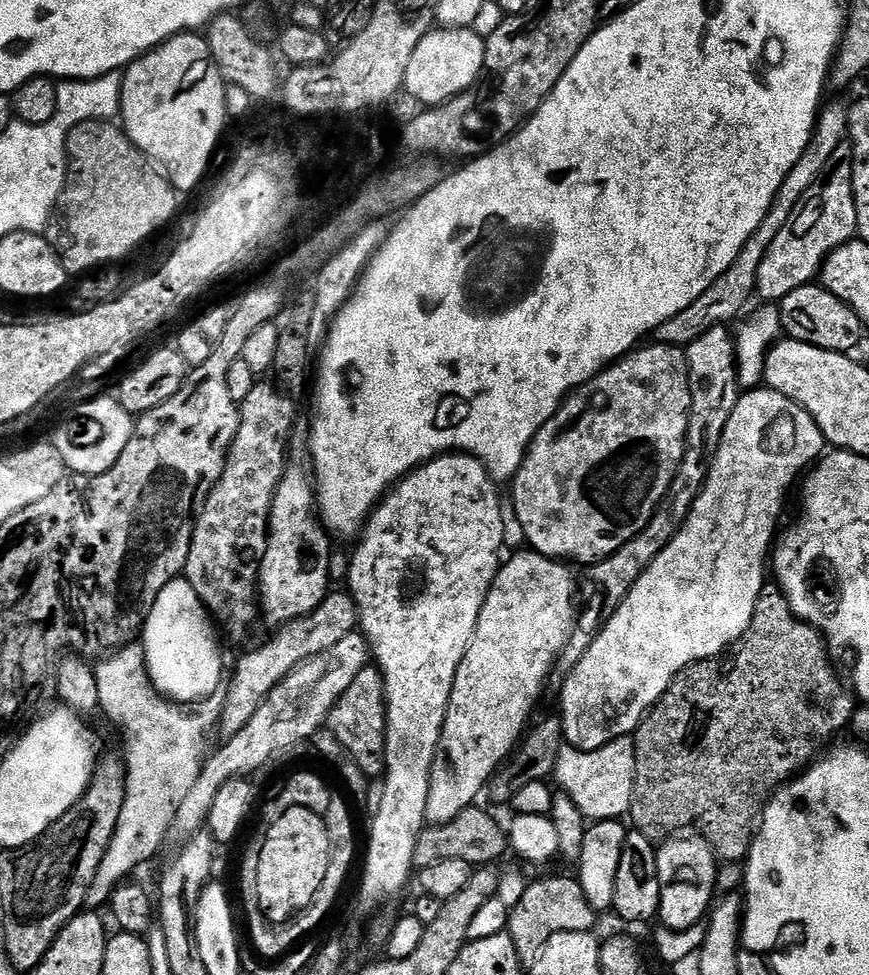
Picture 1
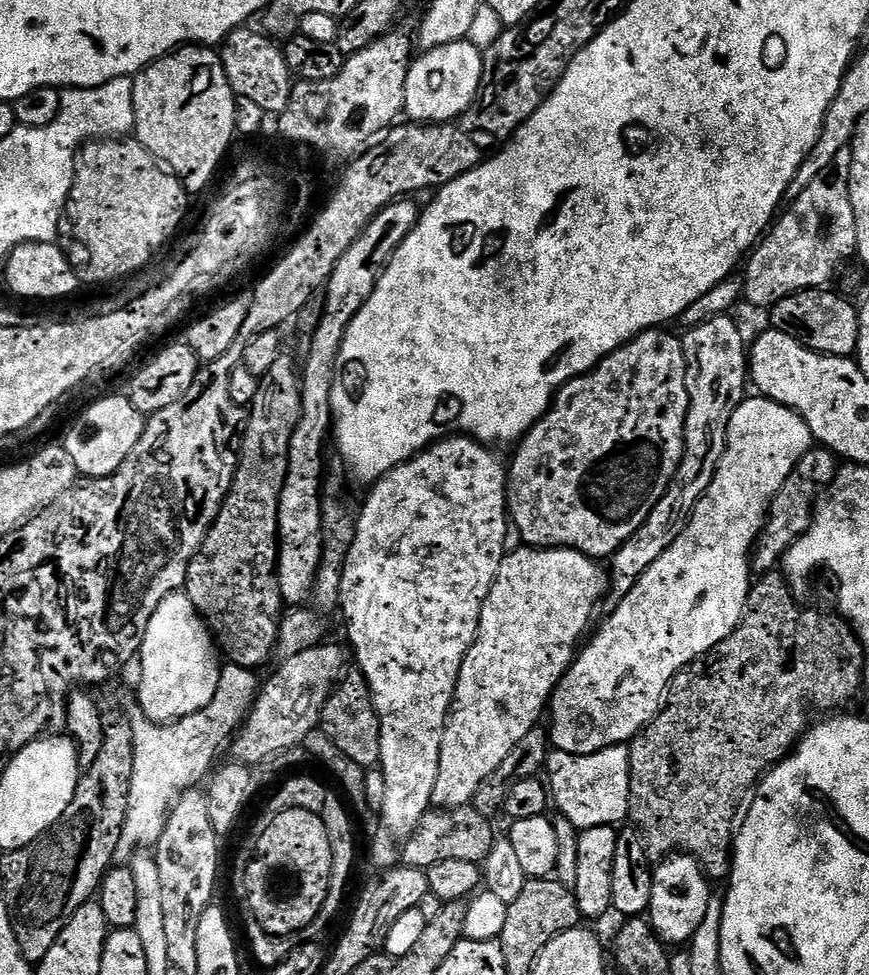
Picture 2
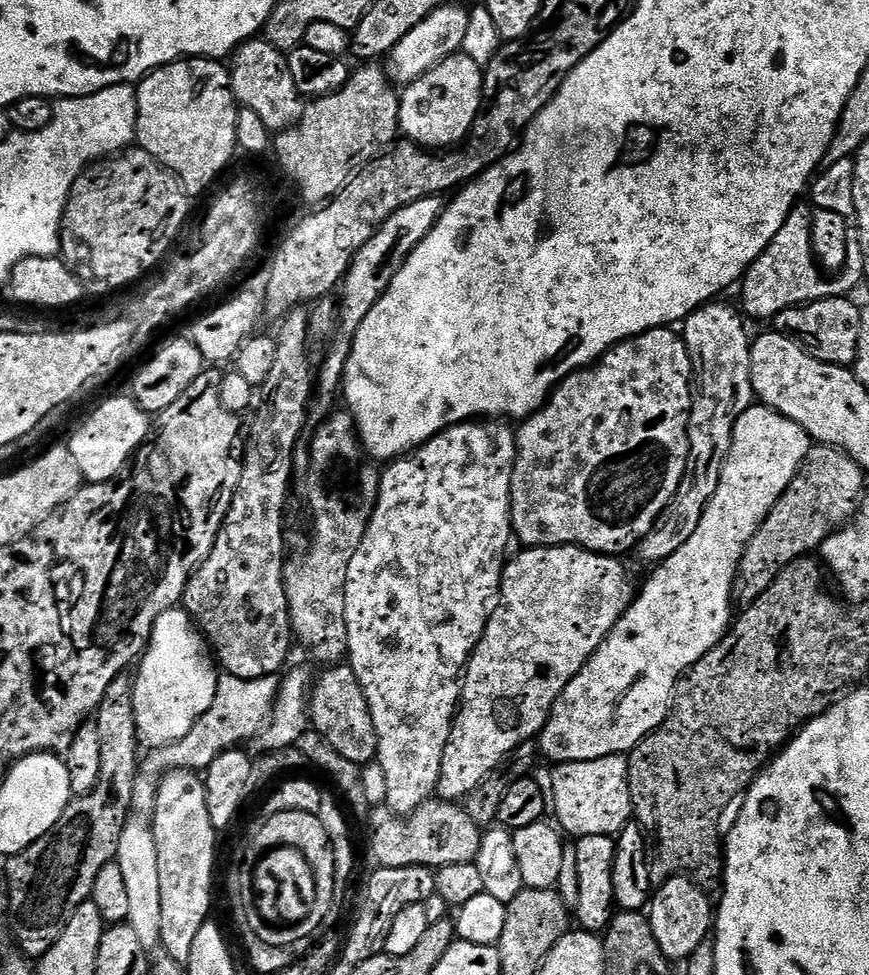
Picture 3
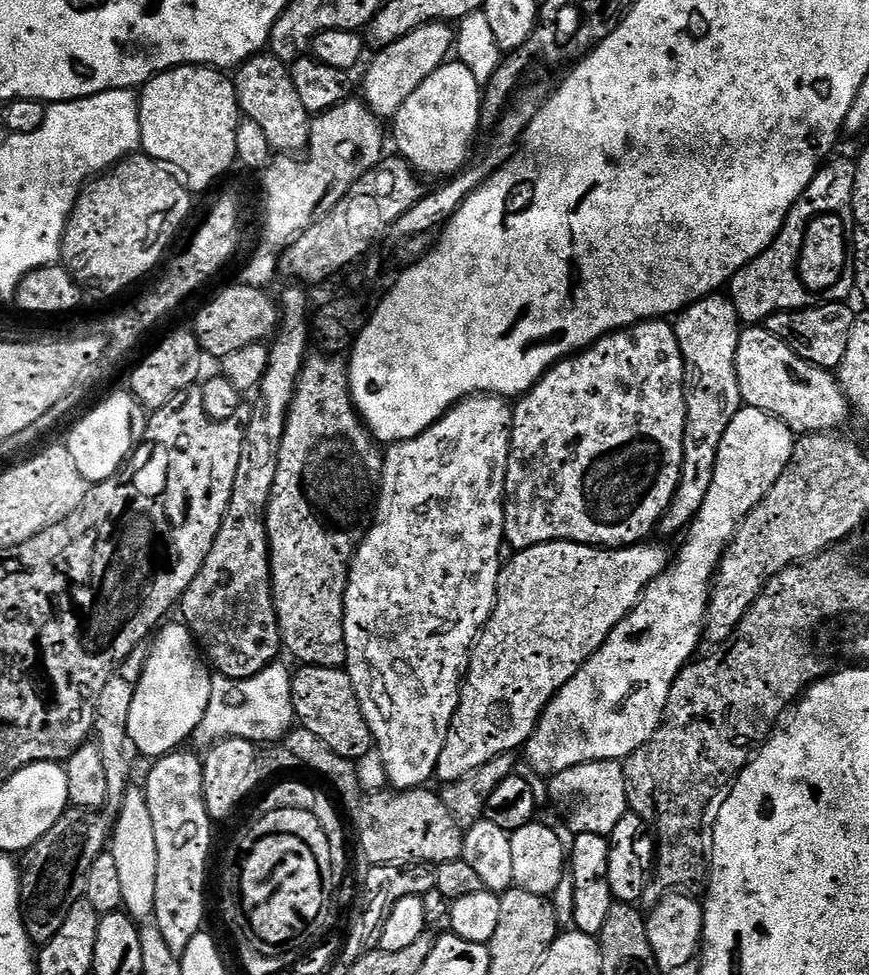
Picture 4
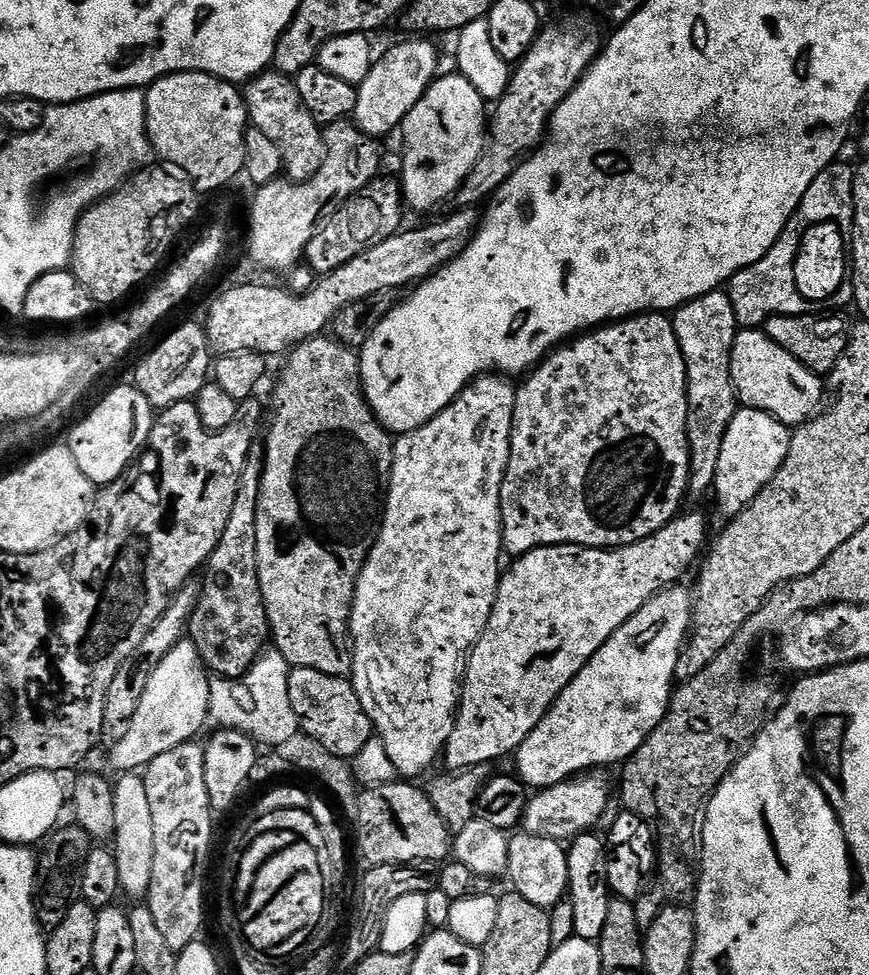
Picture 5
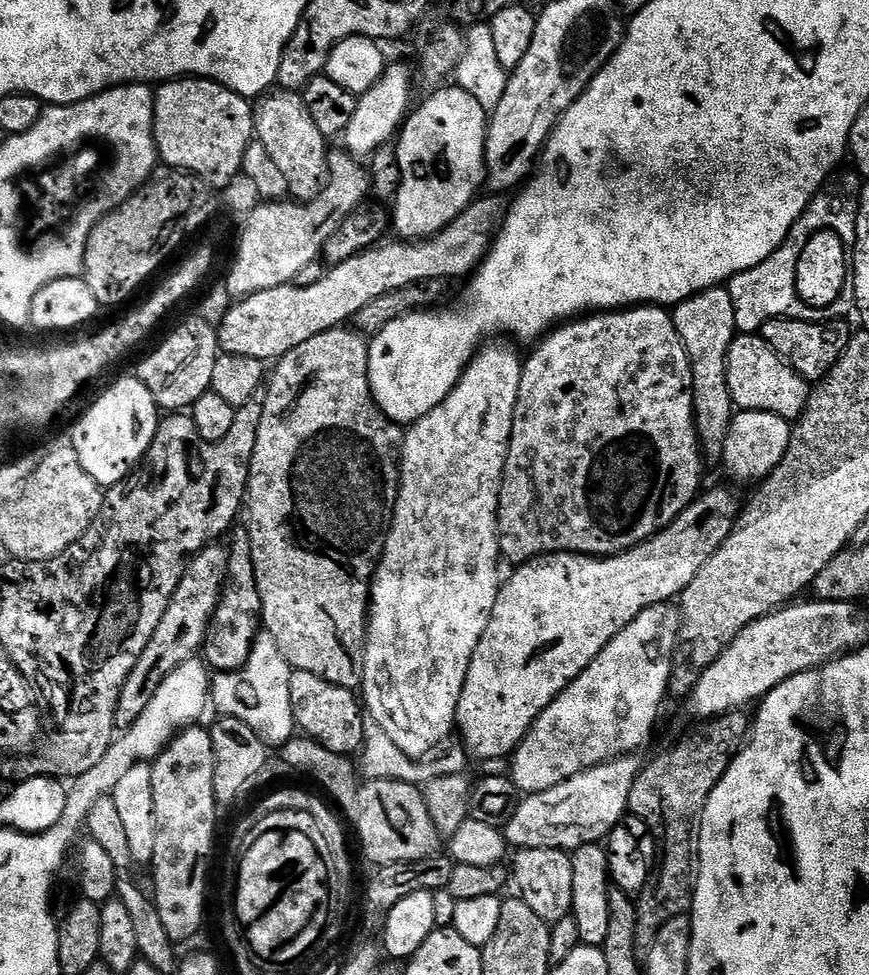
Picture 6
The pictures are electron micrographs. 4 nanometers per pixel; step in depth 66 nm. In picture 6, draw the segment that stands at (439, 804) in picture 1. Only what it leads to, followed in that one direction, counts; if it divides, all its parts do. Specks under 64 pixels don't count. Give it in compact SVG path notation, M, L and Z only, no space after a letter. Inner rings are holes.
M716 488L713 492L706 492L697 495L696 499L682 510L682 514L676 517L676 521L667 524L661 532L656 533L648 540L643 540L642 543L630 550L618 553L617 556L582 556L578 552L549 552L547 556L536 556L532 560L527 560L525 564L519 565L513 571L516 573L509 580L507 577L501 583L500 593L494 602L490 622L486 626L486 630L480 635L478 650L474 650L474 658L470 662L470 670L466 674L466 682L462 686L462 694L456 711L458 736L460 732L461 738L464 739L465 750L463 749L463 751L469 757L472 755L476 760L496 760L499 756L511 757L520 747L520 743L524 741L528 731L532 729L533 722L548 709L552 699L570 681L578 678L578 674L582 674L582 670L586 670L586 666L590 666L594 662L594 658L623 628L630 626L630 622L634 622L634 618L638 618L638 614L642 614L644 608L675 601L680 593L686 590L686 586L690 586L690 582L694 582L694 574L698 574L698 570L702 570L702 566L706 566L706 562L719 550L722 542L726 542L736 517L742 511L741 505L739 503L736 505L735 498L726 489Z

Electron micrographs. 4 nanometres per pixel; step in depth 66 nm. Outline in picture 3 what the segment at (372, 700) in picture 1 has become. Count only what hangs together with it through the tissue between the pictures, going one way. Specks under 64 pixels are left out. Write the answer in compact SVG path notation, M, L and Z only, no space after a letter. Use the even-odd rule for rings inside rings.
M347 662L337 663L323 669L321 676L315 677L310 689L308 719L318 735L350 762L363 766L377 759L378 738L374 730L374 718L362 686L356 681L352 665Z

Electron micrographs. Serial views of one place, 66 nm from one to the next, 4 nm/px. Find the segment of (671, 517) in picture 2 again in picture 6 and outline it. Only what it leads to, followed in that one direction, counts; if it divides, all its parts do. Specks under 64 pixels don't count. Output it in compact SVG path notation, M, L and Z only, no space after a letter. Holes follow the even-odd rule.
M727 287L707 288L705 292L699 292L696 296L691 296L689 300L684 300L675 305L672 312L672 321L682 338L682 346L688 355L688 361L692 367L692 409L696 419L696 433L700 439L700 450L705 461L723 461L726 450L726 438L730 434L732 417L734 415L734 405L730 386L726 378L726 362L728 361L728 351L733 340L738 333L734 322L734 302L730 302L730 294Z

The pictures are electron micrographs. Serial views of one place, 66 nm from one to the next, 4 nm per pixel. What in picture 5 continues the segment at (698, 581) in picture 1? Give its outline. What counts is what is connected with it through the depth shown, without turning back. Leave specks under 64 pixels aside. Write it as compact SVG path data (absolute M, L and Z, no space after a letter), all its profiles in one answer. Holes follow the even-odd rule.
M745 407L736 411L722 442L714 485L716 504L724 518L737 516L747 504L754 502L754 498L768 485L770 478L778 474L782 462L786 462L791 441L789 425L775 420L770 414ZM673 586L659 592L654 598L650 598L642 606L642 610L638 610L638 614L630 617L617 632L615 632L609 640L596 651L594 658L590 658L590 662L586 662L586 666L582 671L573 678L568 685L560 692L560 697L554 701L551 708L542 719L538 722L536 729L530 733L524 741L520 743L520 747L514 753L516 759L515 771L518 773L519 779L528 785L529 789L539 790L541 788L552 788L556 784L563 784L566 780L579 777L587 768L600 768L603 764L616 764L631 758L646 742L646 738L658 727L664 720L664 715L668 713L668 702L672 699L674 691L674 681L676 680L676 667L678 666L678 658L680 652L684 649L688 639L689 631L692 627L692 602L694 596L691 591L688 592L684 586Z

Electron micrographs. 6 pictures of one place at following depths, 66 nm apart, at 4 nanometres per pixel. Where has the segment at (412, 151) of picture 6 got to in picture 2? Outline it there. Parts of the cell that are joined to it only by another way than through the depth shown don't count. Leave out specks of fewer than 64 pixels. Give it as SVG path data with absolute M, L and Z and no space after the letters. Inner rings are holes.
M467 38L421 51L408 65L403 84L403 115L417 124L447 124L460 119L476 103L483 73L481 49L475 48Z

